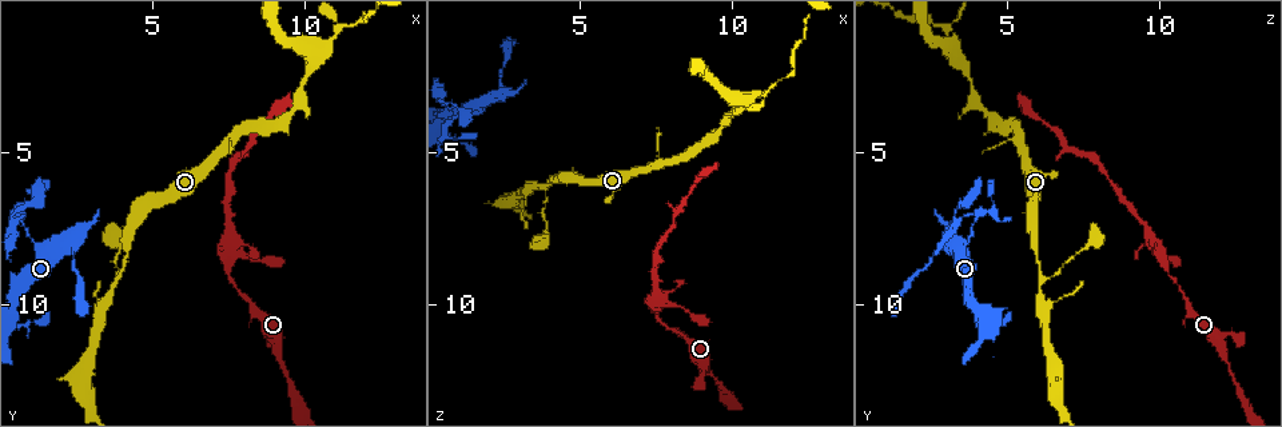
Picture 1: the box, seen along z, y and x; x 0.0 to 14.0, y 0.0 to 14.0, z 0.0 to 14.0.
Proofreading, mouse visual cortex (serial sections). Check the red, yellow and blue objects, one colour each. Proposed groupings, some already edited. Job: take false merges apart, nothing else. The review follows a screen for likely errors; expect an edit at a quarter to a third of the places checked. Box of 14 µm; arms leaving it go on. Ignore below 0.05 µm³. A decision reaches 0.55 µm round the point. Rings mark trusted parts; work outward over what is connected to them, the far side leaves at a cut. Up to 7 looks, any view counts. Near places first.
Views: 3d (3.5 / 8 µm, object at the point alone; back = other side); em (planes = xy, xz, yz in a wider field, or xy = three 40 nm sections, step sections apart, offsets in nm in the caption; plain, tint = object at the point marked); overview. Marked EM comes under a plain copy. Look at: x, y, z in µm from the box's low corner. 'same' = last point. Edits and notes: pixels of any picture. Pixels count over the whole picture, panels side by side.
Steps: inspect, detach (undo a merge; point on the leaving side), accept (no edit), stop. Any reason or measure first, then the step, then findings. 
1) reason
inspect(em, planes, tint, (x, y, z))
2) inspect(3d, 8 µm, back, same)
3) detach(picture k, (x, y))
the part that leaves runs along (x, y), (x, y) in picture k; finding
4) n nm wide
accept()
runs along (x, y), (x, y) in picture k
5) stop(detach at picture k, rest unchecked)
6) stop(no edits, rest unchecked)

inspect(3d, 8 µm, (2.4, 8.0, 3.1))

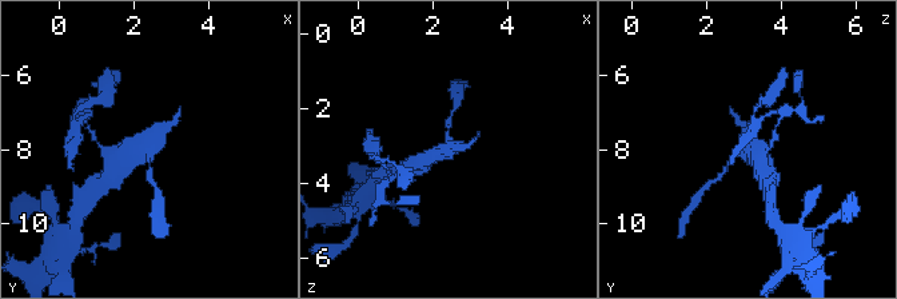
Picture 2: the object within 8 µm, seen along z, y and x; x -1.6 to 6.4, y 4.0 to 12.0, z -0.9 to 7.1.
shape alone is not enough
inspect(em, xy, step 3, tint, (2.3, 7.9, 3.2))

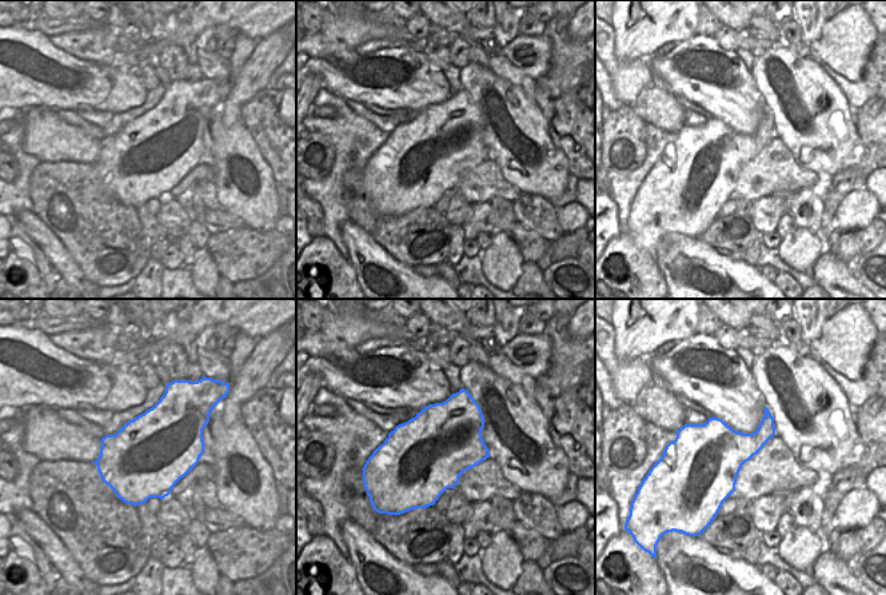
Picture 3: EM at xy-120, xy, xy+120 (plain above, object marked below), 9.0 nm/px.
accept()
runs along (415, 164), (449, 146), (449, 123) in picture 2; all the same cell

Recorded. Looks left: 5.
two arms in line, one across
inspect(3d, 3.5 µm, (4.0, 9.0, 6.1))

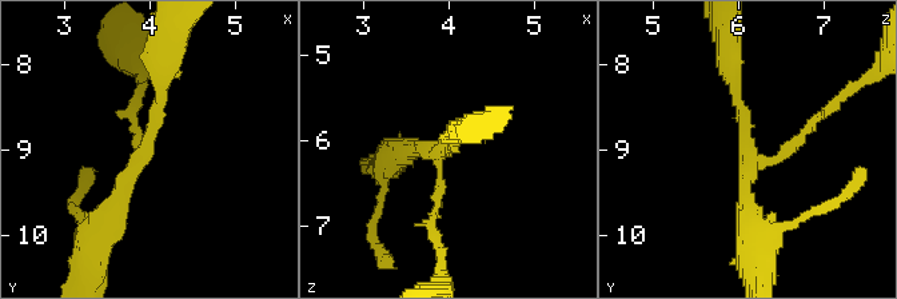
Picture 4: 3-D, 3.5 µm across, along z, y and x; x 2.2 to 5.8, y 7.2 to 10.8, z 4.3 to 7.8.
3 arms; arms of 150, 150, 250 nm; now the EM
inspect(em, planes, tint, (3.95, 9.05, 6.05))

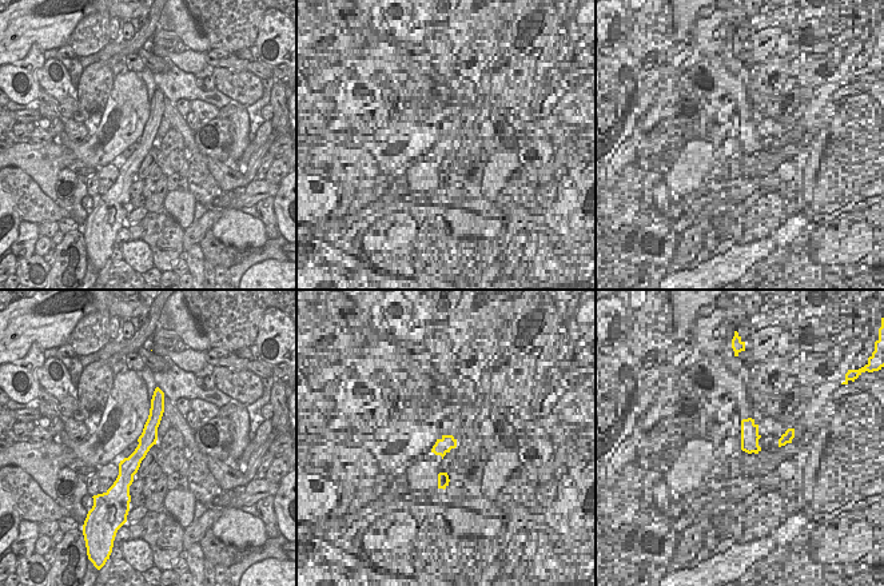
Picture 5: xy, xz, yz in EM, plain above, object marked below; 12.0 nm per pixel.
accept()
runs along (162, 71), (146, 154), (96, 231) in picture 4; all the same cell

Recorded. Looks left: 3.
a fork
inspect(3d, 8 µm, (11.1, 0.9, 3.0))

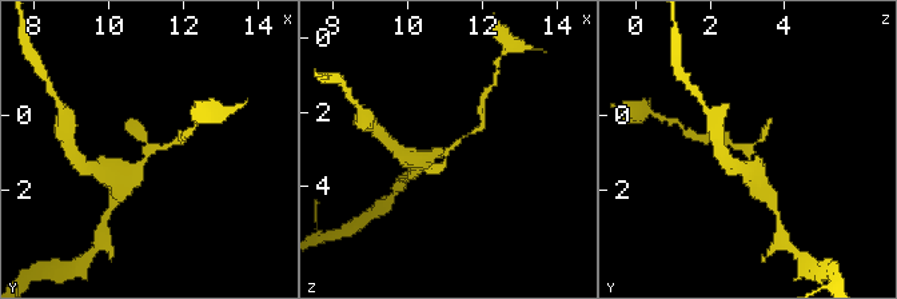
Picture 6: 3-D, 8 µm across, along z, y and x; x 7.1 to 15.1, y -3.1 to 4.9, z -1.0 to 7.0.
closer look
inspect(3d, 3.5 µm, (11.2, 0.9, 2.9))

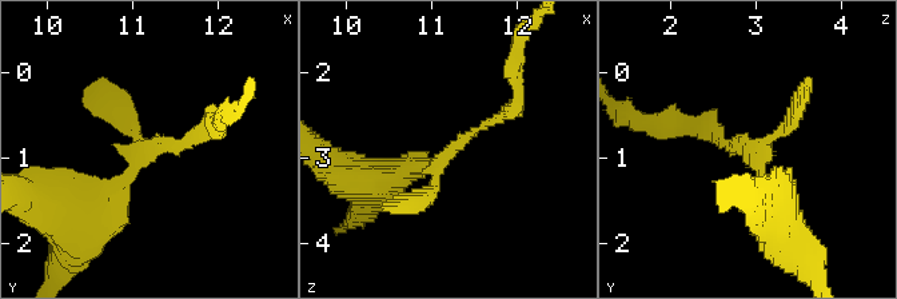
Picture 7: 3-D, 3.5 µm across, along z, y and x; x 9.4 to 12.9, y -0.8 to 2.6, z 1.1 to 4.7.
inspect(em, xy, step 1, tint, (11.20, 0.95, 3.00))

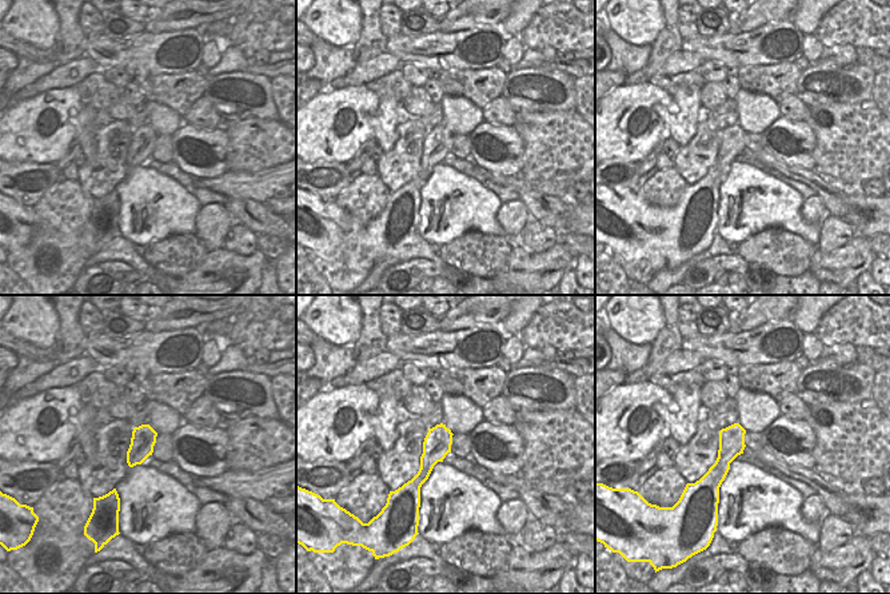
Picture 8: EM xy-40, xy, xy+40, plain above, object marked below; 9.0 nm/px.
accept()
runs along (88, 222), (154, 144), (215, 131) in picture 7; one cell here

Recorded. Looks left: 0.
stop(no edits, rest unchecked)

